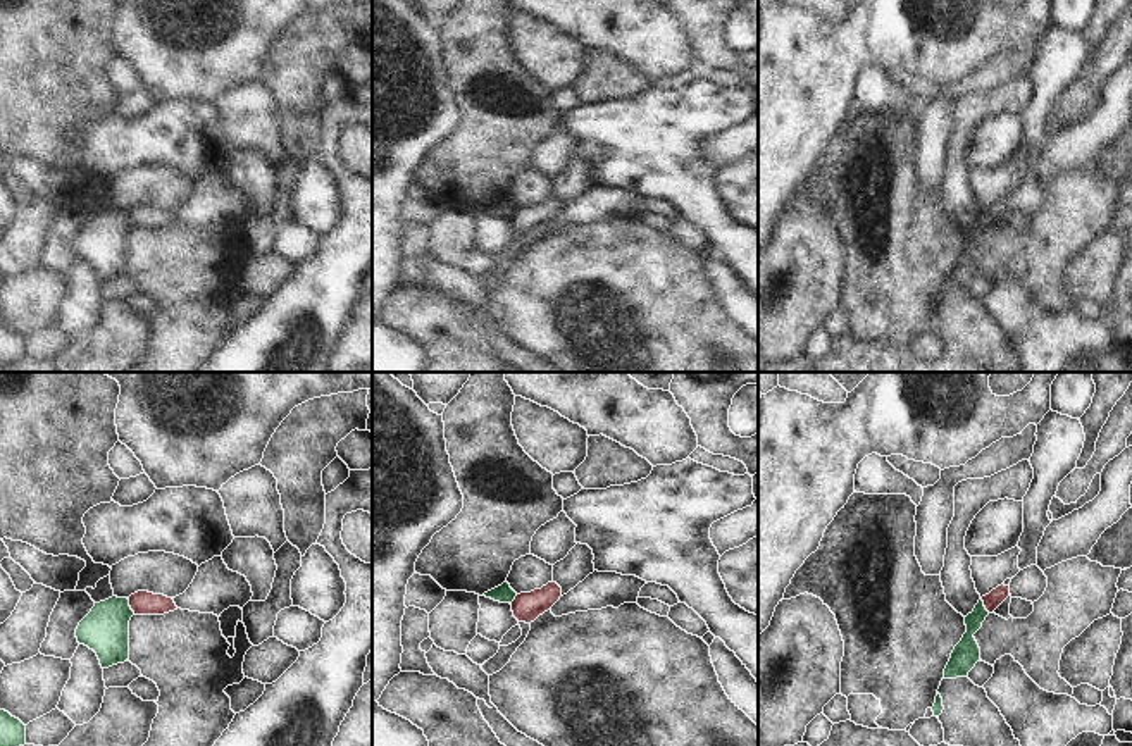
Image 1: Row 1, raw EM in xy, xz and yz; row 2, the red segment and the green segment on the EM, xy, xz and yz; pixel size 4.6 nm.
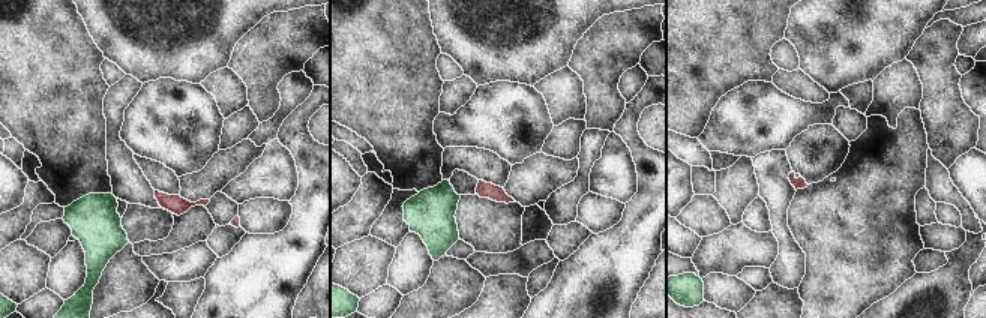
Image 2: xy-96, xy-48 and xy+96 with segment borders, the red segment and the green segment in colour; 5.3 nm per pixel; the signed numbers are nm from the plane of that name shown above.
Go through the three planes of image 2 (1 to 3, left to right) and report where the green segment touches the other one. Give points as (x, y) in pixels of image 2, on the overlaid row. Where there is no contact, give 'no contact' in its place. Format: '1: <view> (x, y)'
1: no contact
2: no contact
3: no contact

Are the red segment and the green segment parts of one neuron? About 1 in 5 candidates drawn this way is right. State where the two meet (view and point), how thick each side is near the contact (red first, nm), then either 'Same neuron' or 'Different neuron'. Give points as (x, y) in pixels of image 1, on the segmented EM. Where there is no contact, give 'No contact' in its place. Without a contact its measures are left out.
Touches red at xy (130, 605). Thickness 110 nm (red) against 220 nm. Different neuron

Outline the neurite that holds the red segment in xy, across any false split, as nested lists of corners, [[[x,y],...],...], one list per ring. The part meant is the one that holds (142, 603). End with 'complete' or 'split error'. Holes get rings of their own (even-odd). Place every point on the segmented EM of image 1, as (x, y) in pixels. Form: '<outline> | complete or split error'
[[[138,591],[128,600],[134,615],[164,615],[177,610],[172,598],[167,598],[164,594],[153,594],[148,591]]] | complete

